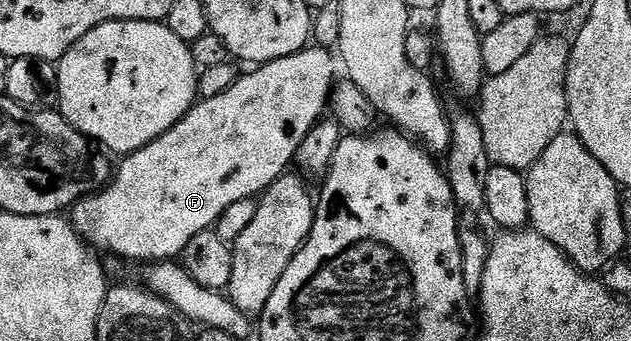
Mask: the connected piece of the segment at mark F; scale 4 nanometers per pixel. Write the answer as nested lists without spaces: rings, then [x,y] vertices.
[[[307,46],[305,51],[297,51],[294,55],[280,57],[271,63],[255,66],[253,69],[247,70],[250,71],[247,75],[246,72],[239,74],[238,80],[228,89],[224,89],[224,93],[220,93],[211,99],[195,102],[194,106],[190,108],[190,112],[172,129],[168,129],[168,133],[164,133],[156,141],[144,145],[131,155],[125,156],[119,162],[122,164],[116,167],[112,178],[105,186],[74,204],[72,222],[83,243],[93,248],[95,252],[107,251],[110,255],[119,255],[122,259],[131,259],[134,263],[146,263],[145,265],[177,260],[181,256],[182,250],[188,245],[188,241],[192,241],[192,237],[196,237],[196,233],[211,230],[224,213],[224,209],[228,209],[228,205],[236,205],[236,201],[261,196],[262,192],[267,191],[281,175],[285,175],[291,170],[304,137],[308,137],[308,133],[314,128],[314,124],[323,118],[330,101],[330,92],[336,86],[334,63],[330,60],[330,55],[331,52],[325,47]]]

